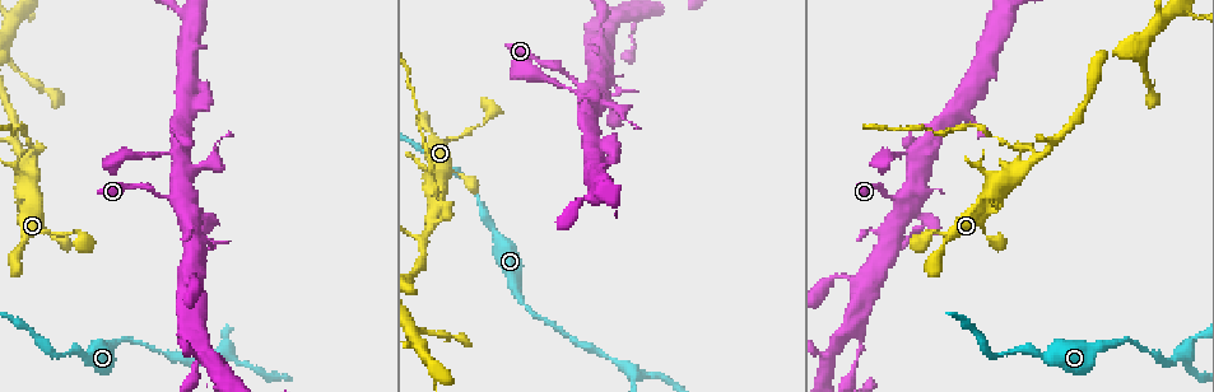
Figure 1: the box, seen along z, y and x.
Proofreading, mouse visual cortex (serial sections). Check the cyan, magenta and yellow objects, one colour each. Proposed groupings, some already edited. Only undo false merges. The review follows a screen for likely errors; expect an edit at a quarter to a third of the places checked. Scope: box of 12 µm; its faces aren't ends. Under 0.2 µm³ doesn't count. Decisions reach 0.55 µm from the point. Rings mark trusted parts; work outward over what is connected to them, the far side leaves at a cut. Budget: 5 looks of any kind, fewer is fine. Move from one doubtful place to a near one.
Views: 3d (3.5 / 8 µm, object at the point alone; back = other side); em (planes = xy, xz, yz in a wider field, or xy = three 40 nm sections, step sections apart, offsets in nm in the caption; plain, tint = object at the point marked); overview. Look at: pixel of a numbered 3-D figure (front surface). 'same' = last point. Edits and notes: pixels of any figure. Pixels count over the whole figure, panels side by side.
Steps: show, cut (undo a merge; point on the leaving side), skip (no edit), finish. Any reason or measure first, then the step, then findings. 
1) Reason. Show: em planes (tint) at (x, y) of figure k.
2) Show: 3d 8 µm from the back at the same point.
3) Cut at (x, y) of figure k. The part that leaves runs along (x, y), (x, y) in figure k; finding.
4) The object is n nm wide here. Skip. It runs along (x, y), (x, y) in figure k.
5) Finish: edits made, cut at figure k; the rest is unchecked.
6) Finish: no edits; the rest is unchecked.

Thin arm on a thick one. Show: 3d 8 µm at (179, 156) of figure 1.

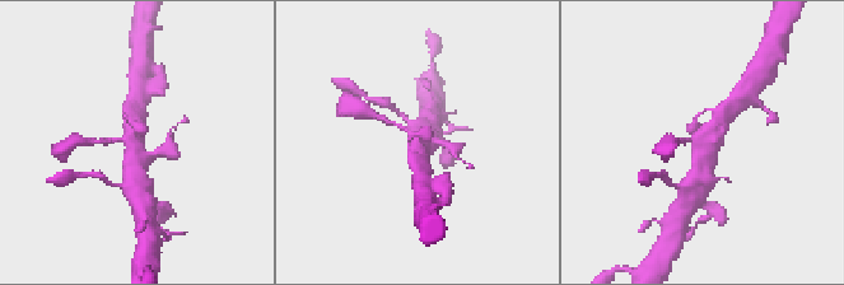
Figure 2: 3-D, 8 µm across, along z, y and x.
Need the tissue. Show: em xy step 2 (tint) at (418, 138) of figure 2.

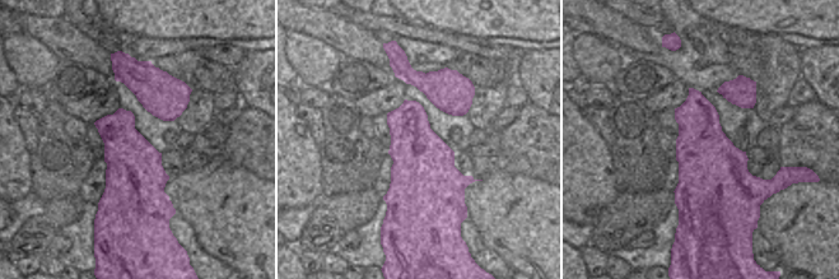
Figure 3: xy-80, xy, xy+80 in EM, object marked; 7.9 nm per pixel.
Skip. It runs along (693, 185), (724, 116) in figure 2; one cell here.

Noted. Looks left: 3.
Thin neck. Show: 3d 3.5 µm at (594, 196) of figure 1.

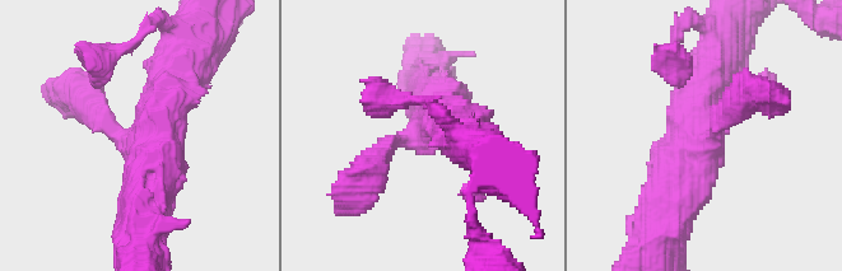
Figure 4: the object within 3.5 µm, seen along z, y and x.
3 arms meet here; the arms are 250, 450, 600 nm wide. Show: em xy step 2 (tint) at (713, 146) of figure 4.

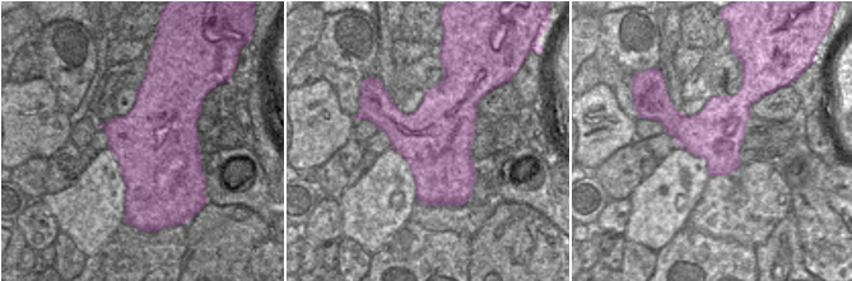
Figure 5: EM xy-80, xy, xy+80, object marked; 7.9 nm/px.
Skip. It runs along (669, 227), (694, 112), (724, 97) in figure 4; one cell here.

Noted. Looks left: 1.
Finish: no edits; the rest is unchecked.

